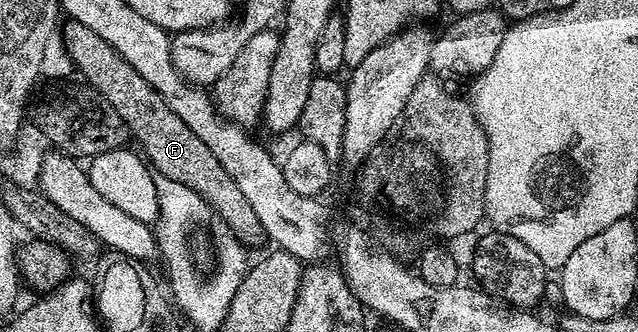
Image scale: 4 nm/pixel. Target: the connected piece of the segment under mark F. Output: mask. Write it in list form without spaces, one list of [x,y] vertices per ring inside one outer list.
[[[68,20],[65,23],[62,37],[71,65],[76,65],[81,76],[92,85],[89,87],[101,94],[110,108],[122,116],[129,135],[133,139],[136,137],[135,145],[142,151],[148,166],[155,173],[176,180],[200,194],[221,219],[229,224],[234,223],[237,237],[248,248],[263,243],[264,229],[258,216],[254,216],[254,208],[246,204],[246,196],[238,192],[238,184],[234,184],[226,168],[218,164],[218,156],[214,156],[214,152],[210,152],[210,148],[206,148],[206,144],[202,144],[202,140],[198,140],[198,136],[194,136],[194,132],[182,124],[182,119],[172,111],[170,104],[166,104],[166,100],[162,100],[162,96],[158,96],[158,92],[154,92],[154,88],[150,88],[150,84],[146,84],[146,80],[142,80],[142,76],[130,68],[127,60],[114,52],[114,48],[110,48],[102,36],[98,36],[98,32],[90,32],[90,28],[81,22]]]

